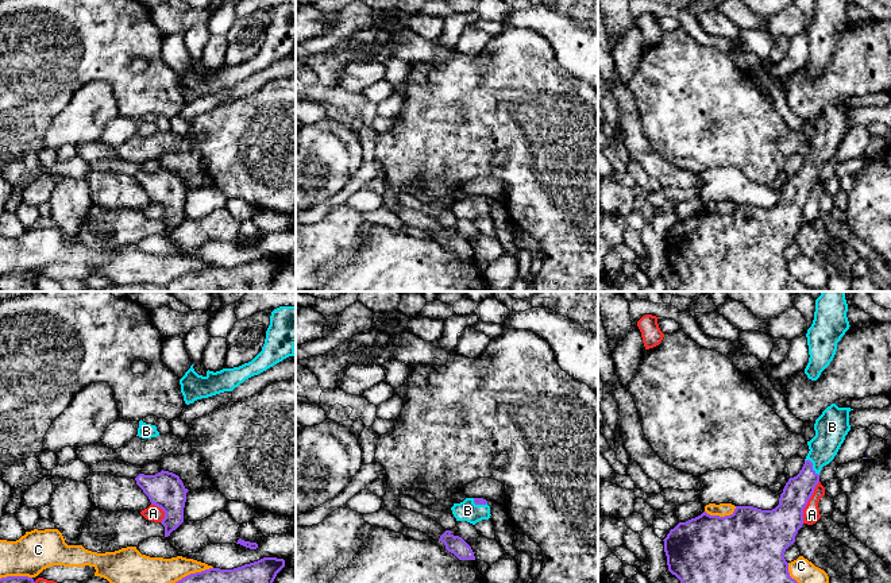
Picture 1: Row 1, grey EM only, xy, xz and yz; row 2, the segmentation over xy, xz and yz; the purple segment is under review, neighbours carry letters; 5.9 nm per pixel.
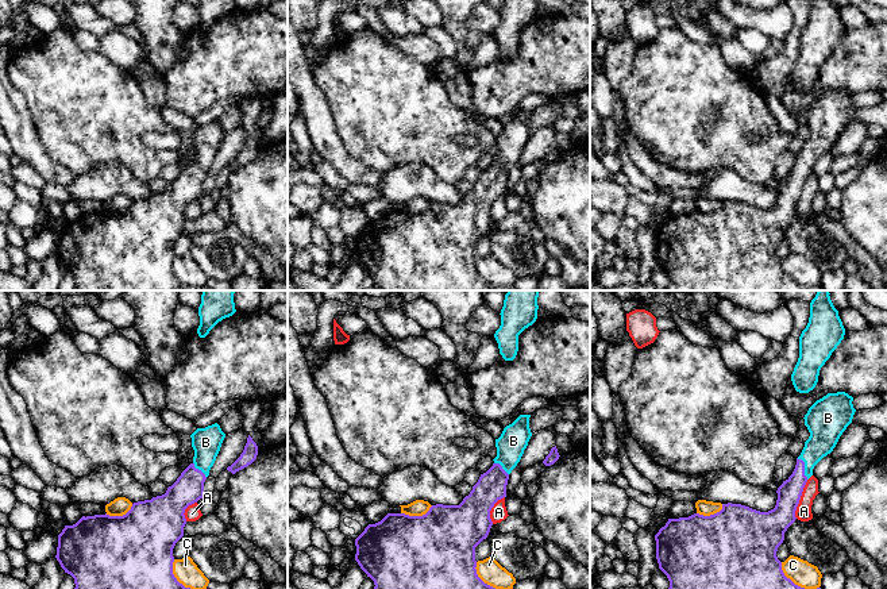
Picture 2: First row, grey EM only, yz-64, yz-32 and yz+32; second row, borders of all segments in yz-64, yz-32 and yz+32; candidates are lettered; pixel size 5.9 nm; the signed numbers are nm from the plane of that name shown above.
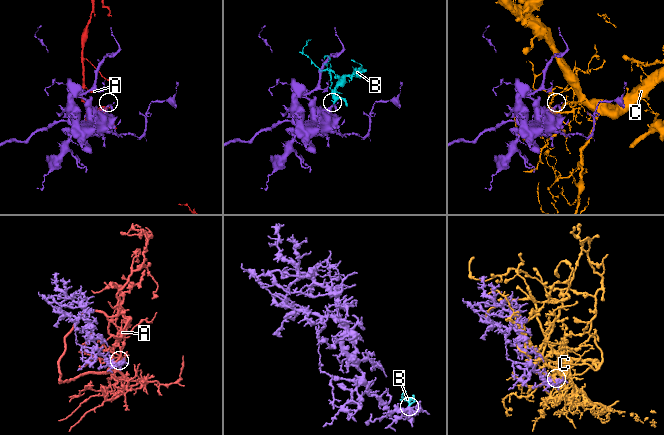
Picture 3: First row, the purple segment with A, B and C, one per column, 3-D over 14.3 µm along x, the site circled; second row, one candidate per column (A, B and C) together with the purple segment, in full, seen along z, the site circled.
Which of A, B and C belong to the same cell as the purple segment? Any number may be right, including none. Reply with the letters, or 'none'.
B

